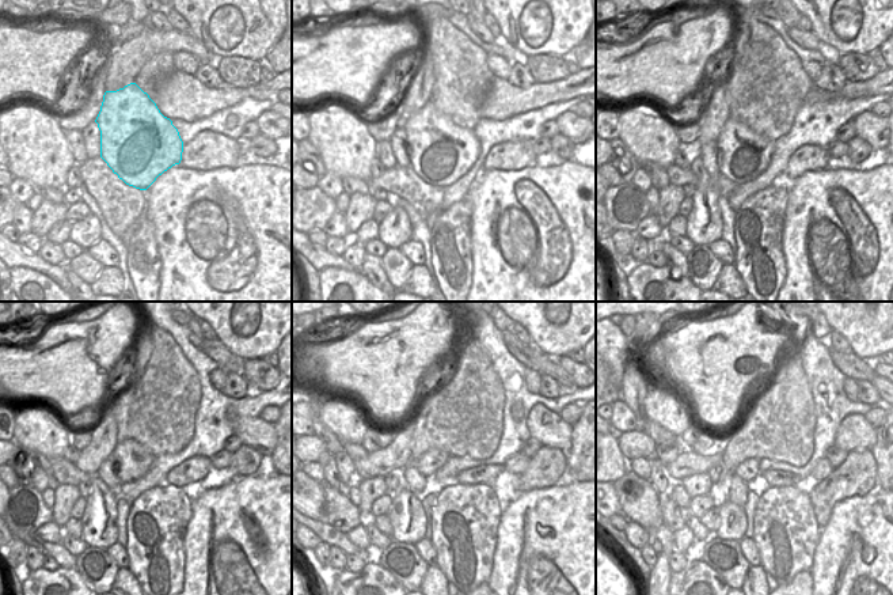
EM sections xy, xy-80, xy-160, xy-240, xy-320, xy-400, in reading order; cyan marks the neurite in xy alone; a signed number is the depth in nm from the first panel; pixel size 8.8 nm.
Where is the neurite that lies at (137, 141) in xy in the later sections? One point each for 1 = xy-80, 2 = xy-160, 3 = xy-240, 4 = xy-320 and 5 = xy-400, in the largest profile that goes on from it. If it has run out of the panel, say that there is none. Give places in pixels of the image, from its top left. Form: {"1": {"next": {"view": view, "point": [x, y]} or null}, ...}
{"1": {"next": {"view": "xy-80", "point": [440, 152]}}, "2": {"next": {"view": "xy-160", "point": [743, 155]}}, "3": {"next": {"view": "xy-240", "point": [130, 461]}}, "4": {"next": {"view": "xy-320", "point": [429, 463]}}, "5": {"next": {"view": "xy-400", "point": [747, 470]}}}

